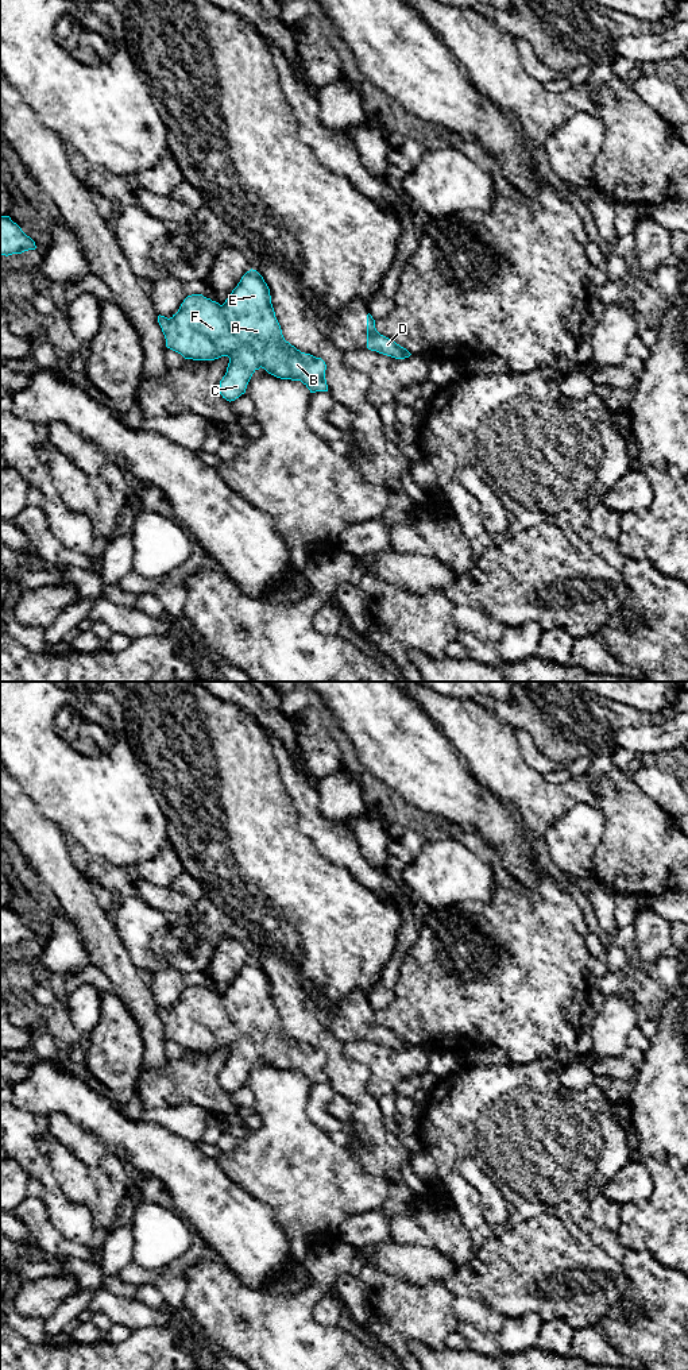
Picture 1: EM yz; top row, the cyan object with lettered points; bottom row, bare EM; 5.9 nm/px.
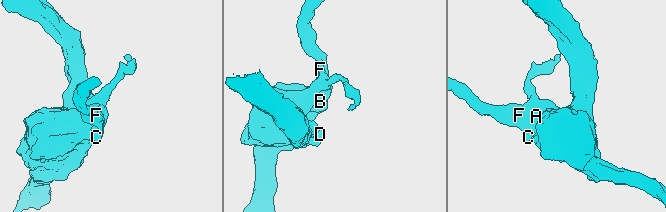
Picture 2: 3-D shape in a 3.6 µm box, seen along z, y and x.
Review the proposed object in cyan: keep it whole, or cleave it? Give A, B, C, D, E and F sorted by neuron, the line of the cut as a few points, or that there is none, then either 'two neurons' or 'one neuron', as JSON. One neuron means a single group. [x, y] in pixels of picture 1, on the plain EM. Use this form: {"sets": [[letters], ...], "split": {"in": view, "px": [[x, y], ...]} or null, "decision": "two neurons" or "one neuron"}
{"sets": [["A", "B", "C", "D", "E", "F"]], "split": null, "decision": "one neuron"}

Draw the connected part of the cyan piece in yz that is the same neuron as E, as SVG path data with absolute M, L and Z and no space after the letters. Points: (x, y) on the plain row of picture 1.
M256 961L247 962L223 996L202 985L188 987L170 1010L158 1007L166 1038L185 1050L228 1047L220 1085L235 1092L260 1058L281 1069L301 1072L310 1084L328 1083L326 1056L301 1043L282 1026L270 980Z

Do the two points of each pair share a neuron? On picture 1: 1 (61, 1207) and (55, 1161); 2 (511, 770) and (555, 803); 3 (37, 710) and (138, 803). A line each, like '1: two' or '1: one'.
1: two
2: one
3: one

